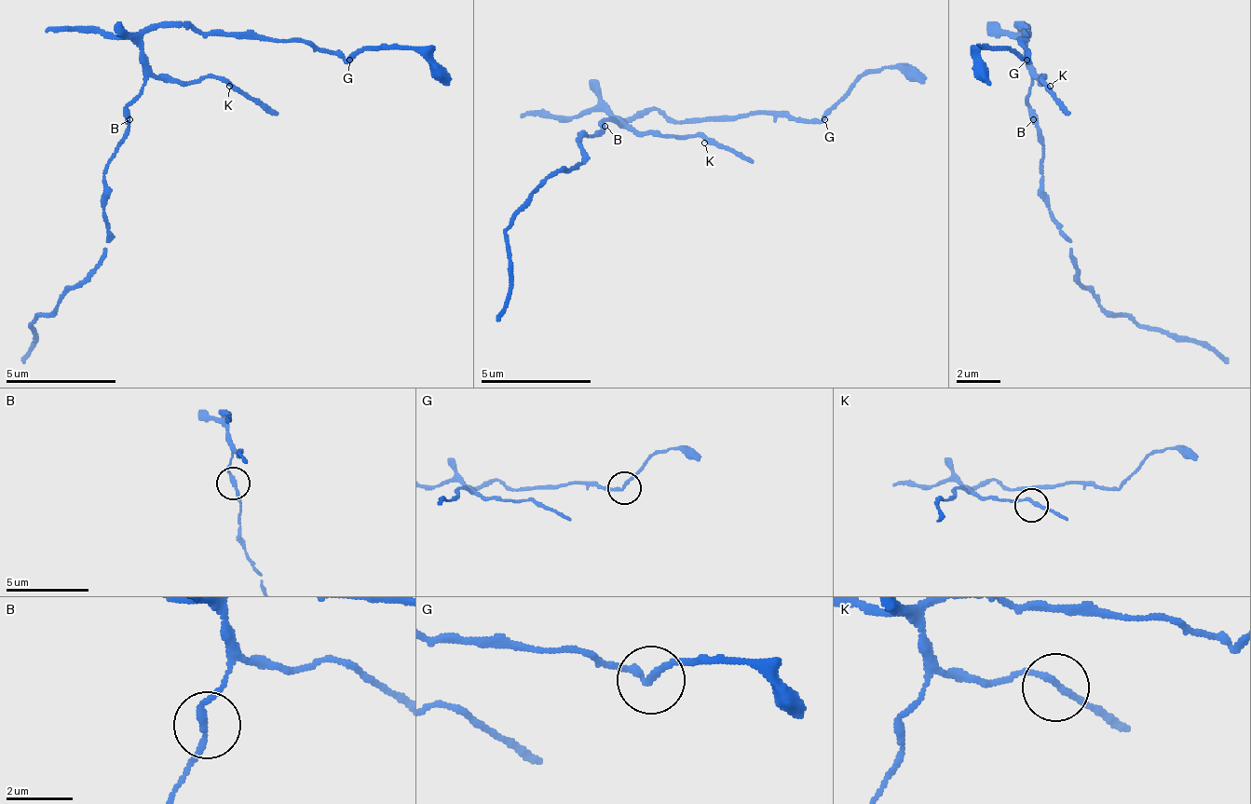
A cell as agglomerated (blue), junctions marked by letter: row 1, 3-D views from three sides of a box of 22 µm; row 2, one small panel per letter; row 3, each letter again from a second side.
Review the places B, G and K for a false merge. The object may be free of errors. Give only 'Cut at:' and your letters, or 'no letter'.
Cut at: no letter

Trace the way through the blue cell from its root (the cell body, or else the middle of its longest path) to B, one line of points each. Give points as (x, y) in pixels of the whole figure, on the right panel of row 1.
B: (1027, 91), (1033, 119)

